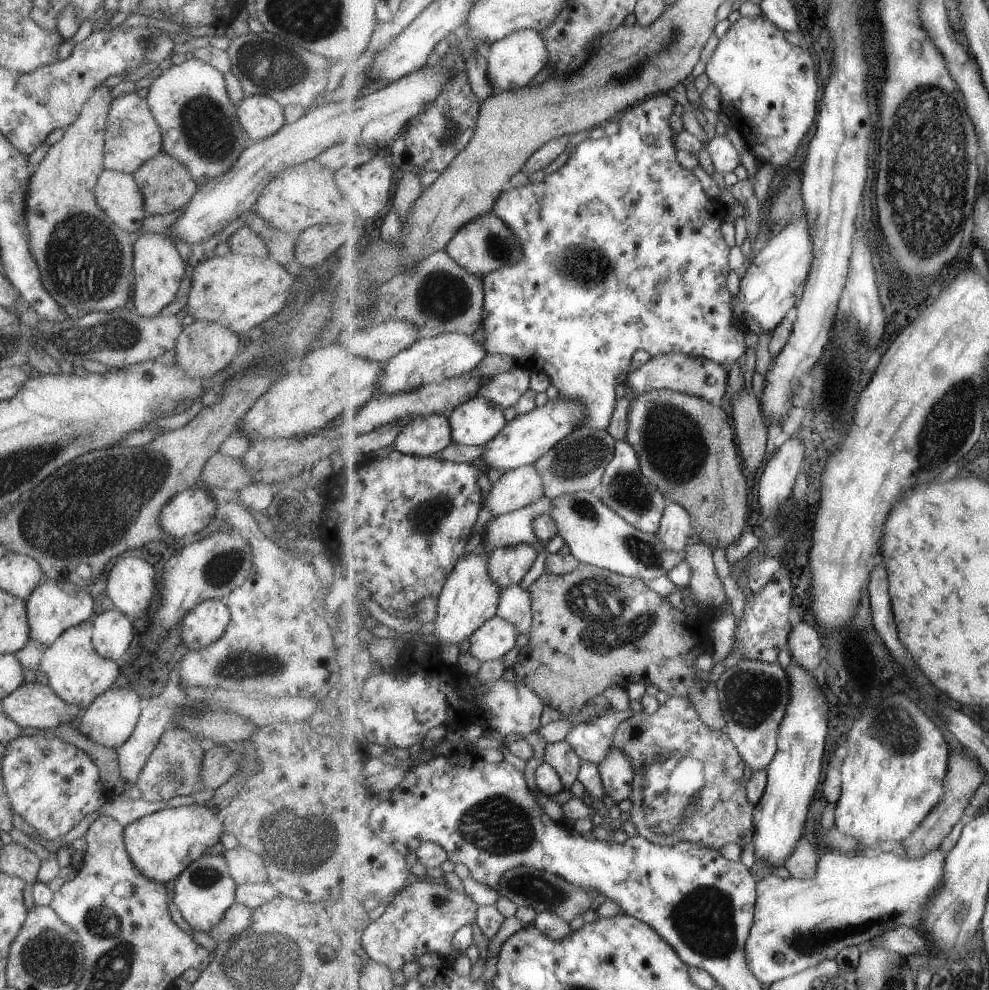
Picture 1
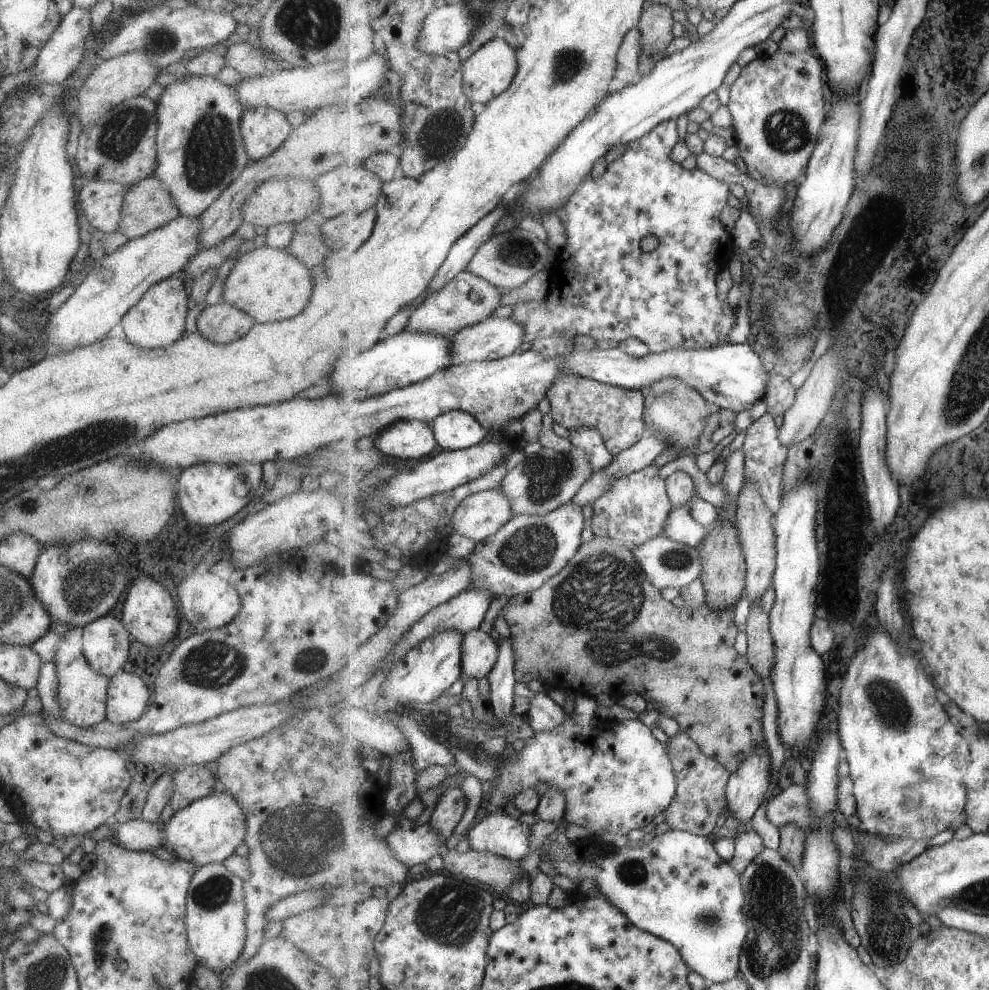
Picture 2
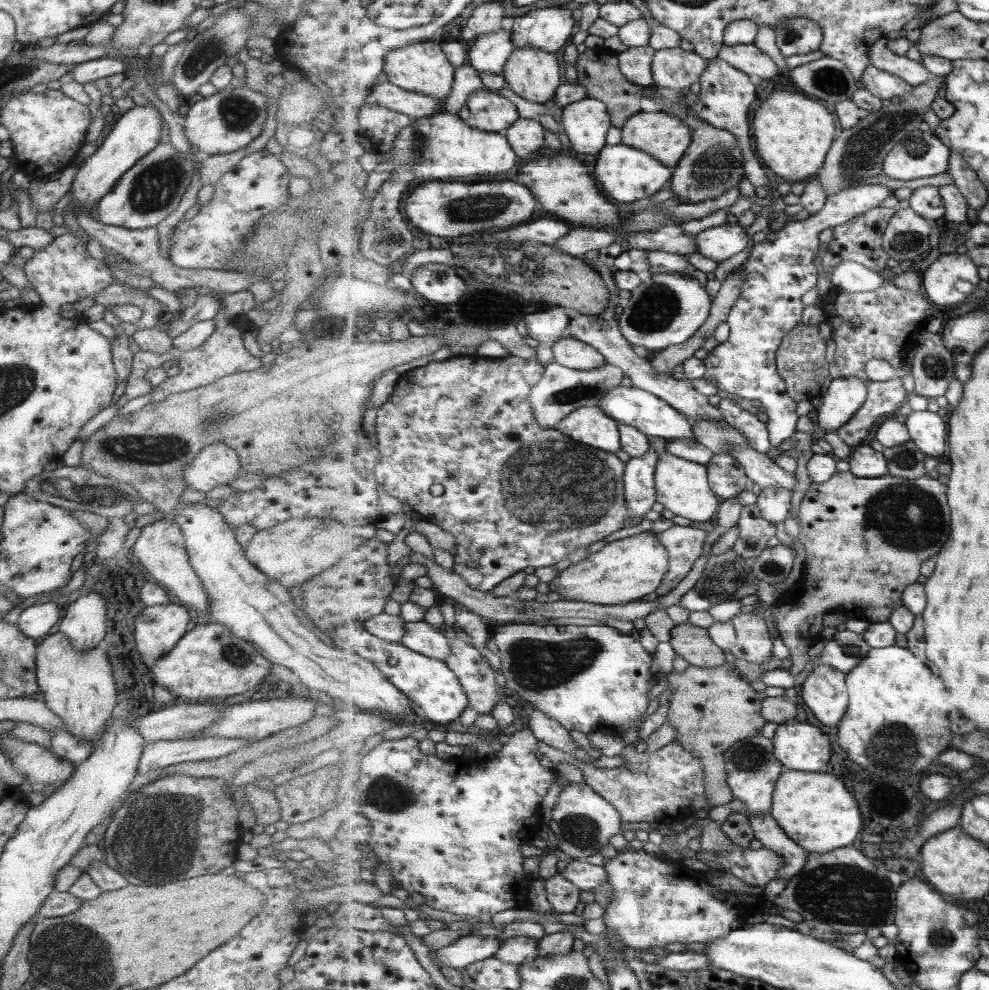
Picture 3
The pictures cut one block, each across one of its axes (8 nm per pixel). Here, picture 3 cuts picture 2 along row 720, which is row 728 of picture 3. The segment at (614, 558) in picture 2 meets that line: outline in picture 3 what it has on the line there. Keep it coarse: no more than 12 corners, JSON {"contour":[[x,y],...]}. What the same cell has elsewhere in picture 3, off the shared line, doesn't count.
{"contour":[[734,663],[669,673],[666,723],[733,802],[725,754],[761,735],[767,696]]}

